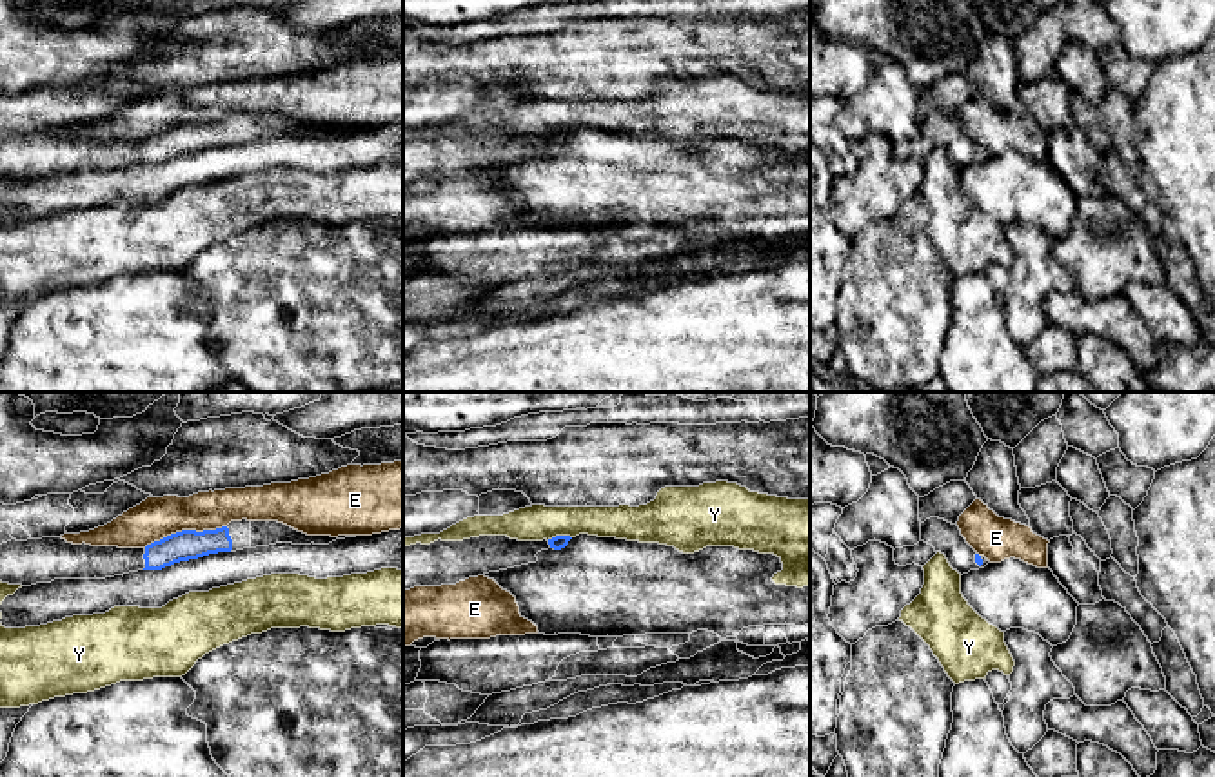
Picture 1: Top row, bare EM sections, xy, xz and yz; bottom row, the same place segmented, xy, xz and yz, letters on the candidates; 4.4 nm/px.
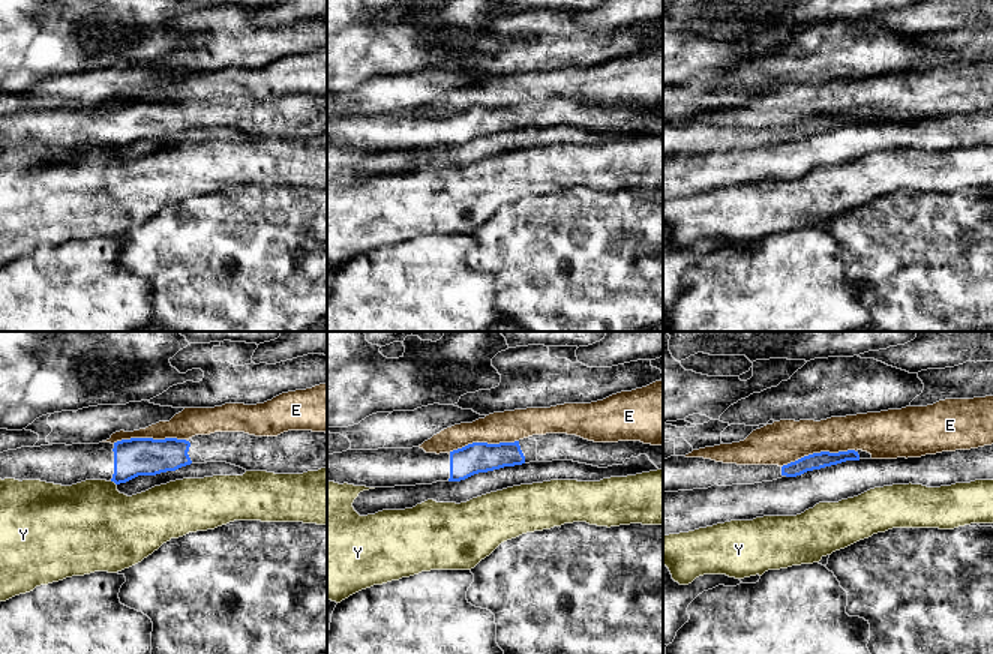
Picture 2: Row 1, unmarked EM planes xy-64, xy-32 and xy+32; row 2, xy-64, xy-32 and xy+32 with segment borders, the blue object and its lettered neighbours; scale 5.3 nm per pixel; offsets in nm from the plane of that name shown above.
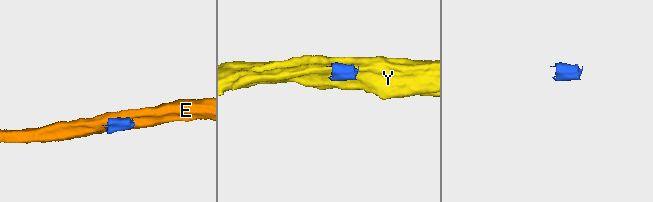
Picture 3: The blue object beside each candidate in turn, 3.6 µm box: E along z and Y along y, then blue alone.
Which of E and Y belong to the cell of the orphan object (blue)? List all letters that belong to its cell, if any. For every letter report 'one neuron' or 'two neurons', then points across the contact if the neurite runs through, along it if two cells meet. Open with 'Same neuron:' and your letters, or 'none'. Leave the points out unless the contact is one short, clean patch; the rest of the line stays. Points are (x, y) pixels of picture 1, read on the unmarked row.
Same neuron: none
E: two neurons; border xy (226, 118), (215, 124), (177, 124), (144, 140)
Y: two neurons; border xz (571, 129), (553, 129), (547, 133)

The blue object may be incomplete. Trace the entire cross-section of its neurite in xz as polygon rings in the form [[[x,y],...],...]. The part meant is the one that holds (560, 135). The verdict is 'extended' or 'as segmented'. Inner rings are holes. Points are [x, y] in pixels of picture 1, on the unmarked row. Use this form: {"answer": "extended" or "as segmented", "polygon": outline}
{"answer": "extended", "polygon": [[[479,129],[463,134],[434,134],[403,142],[403,185],[414,180],[456,178],[469,171],[536,156],[541,143],[561,143],[570,129],[518,134],[507,129]]]}

